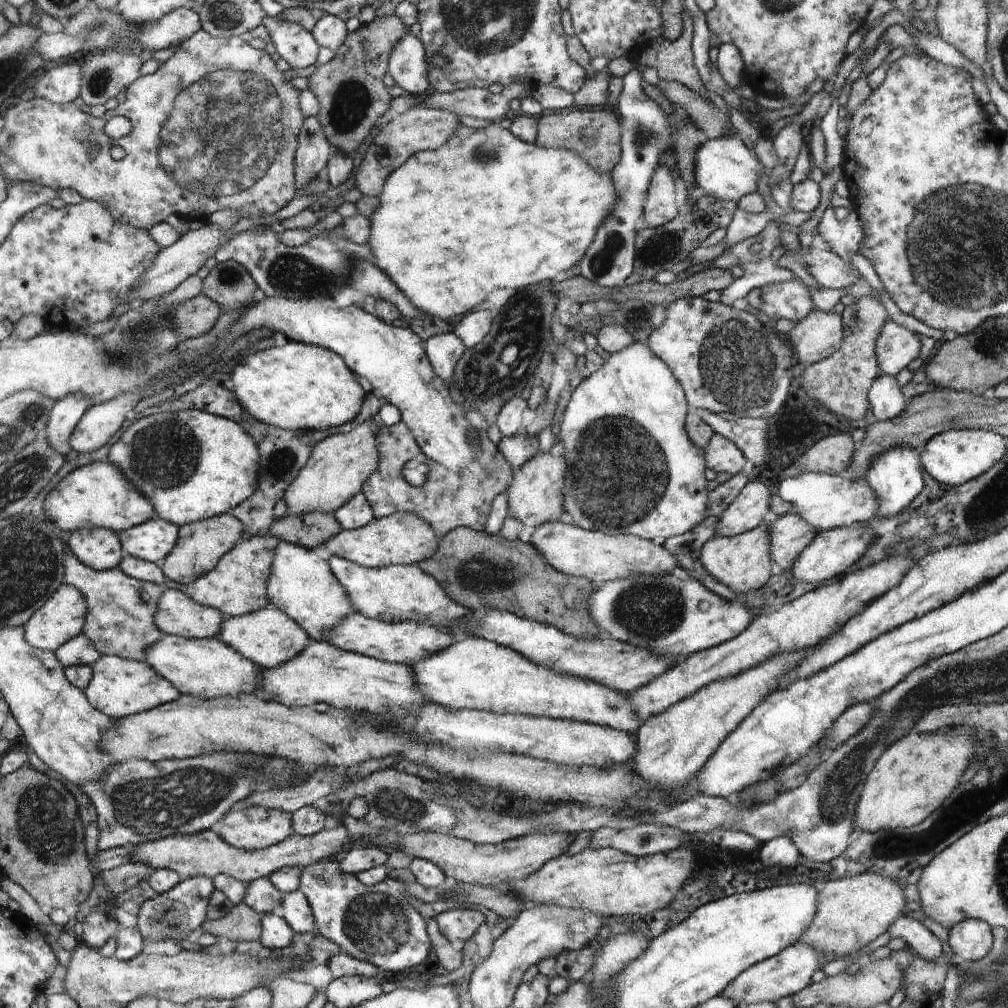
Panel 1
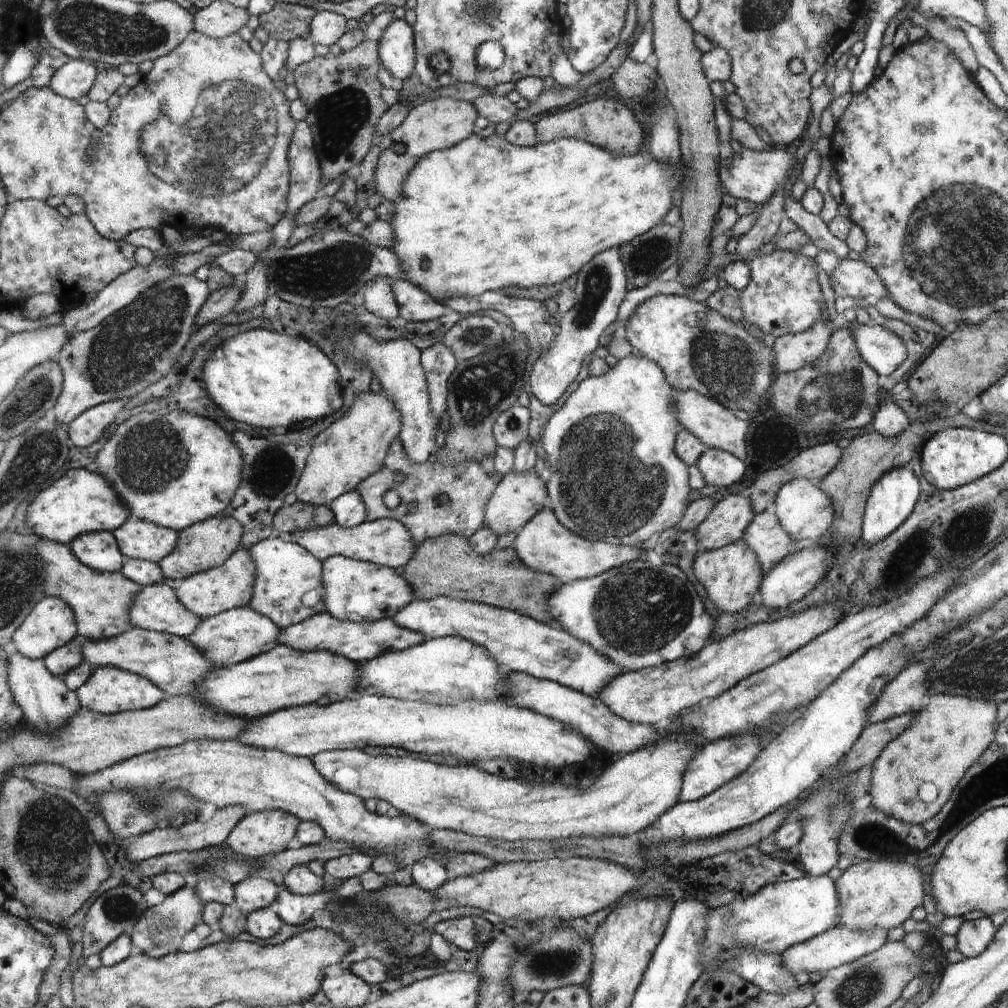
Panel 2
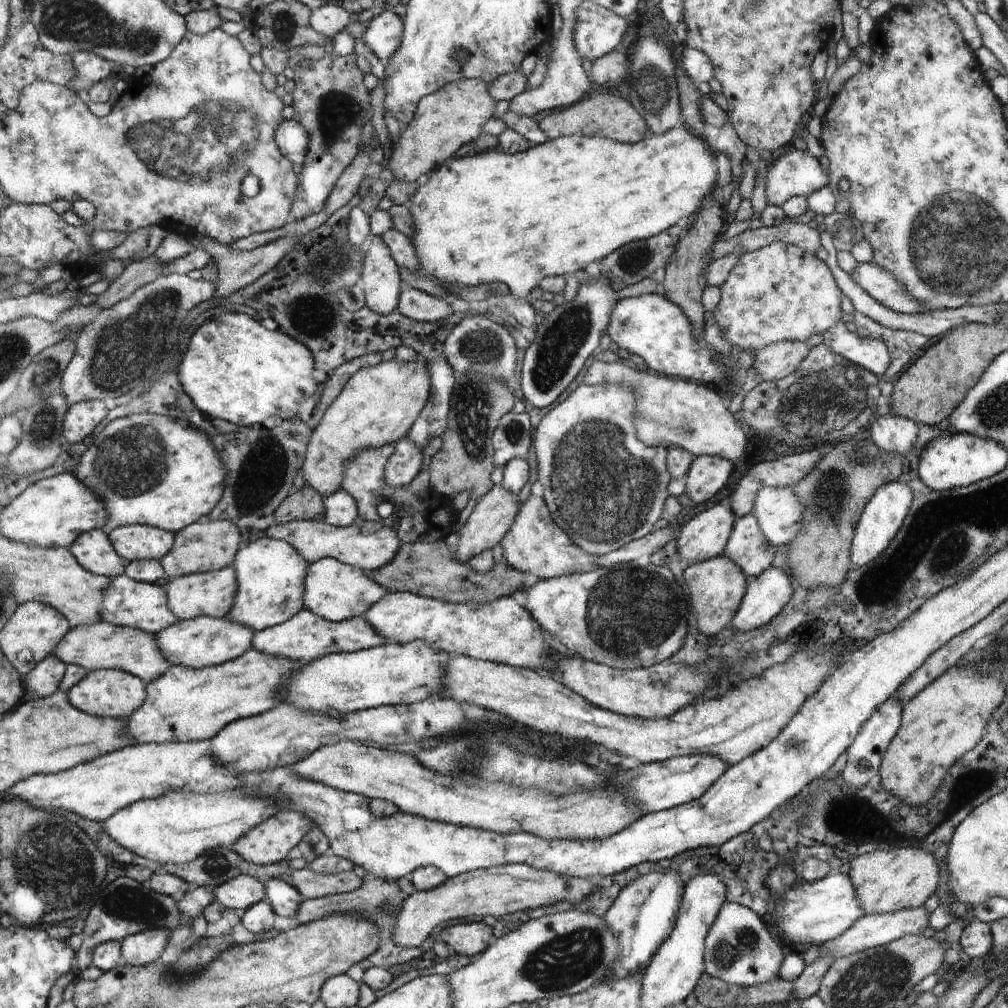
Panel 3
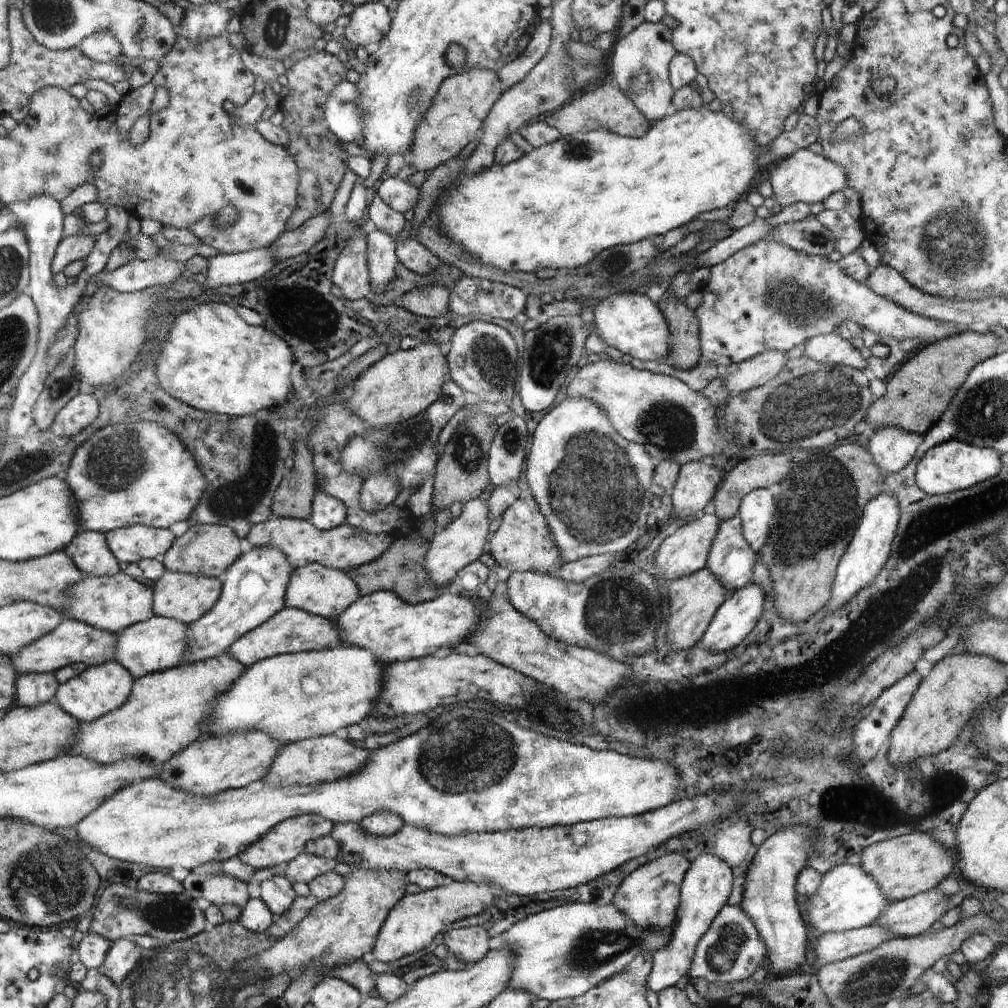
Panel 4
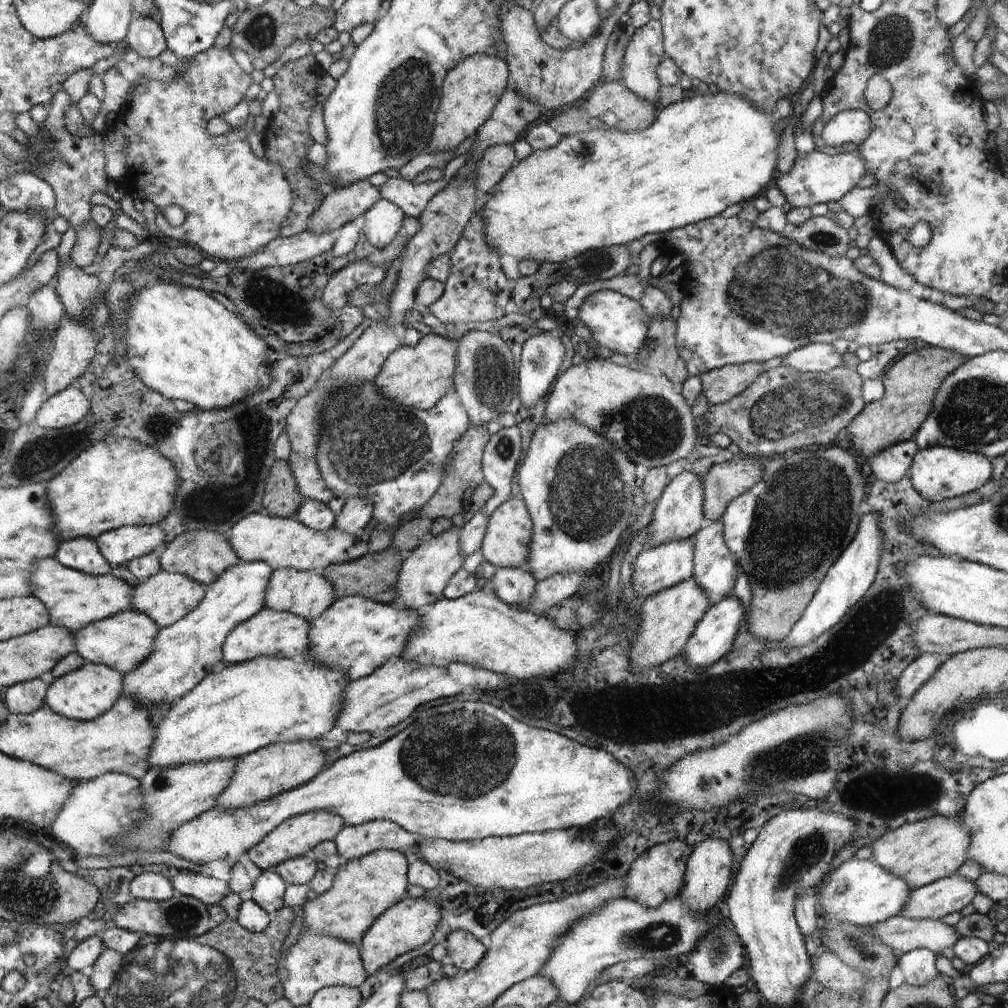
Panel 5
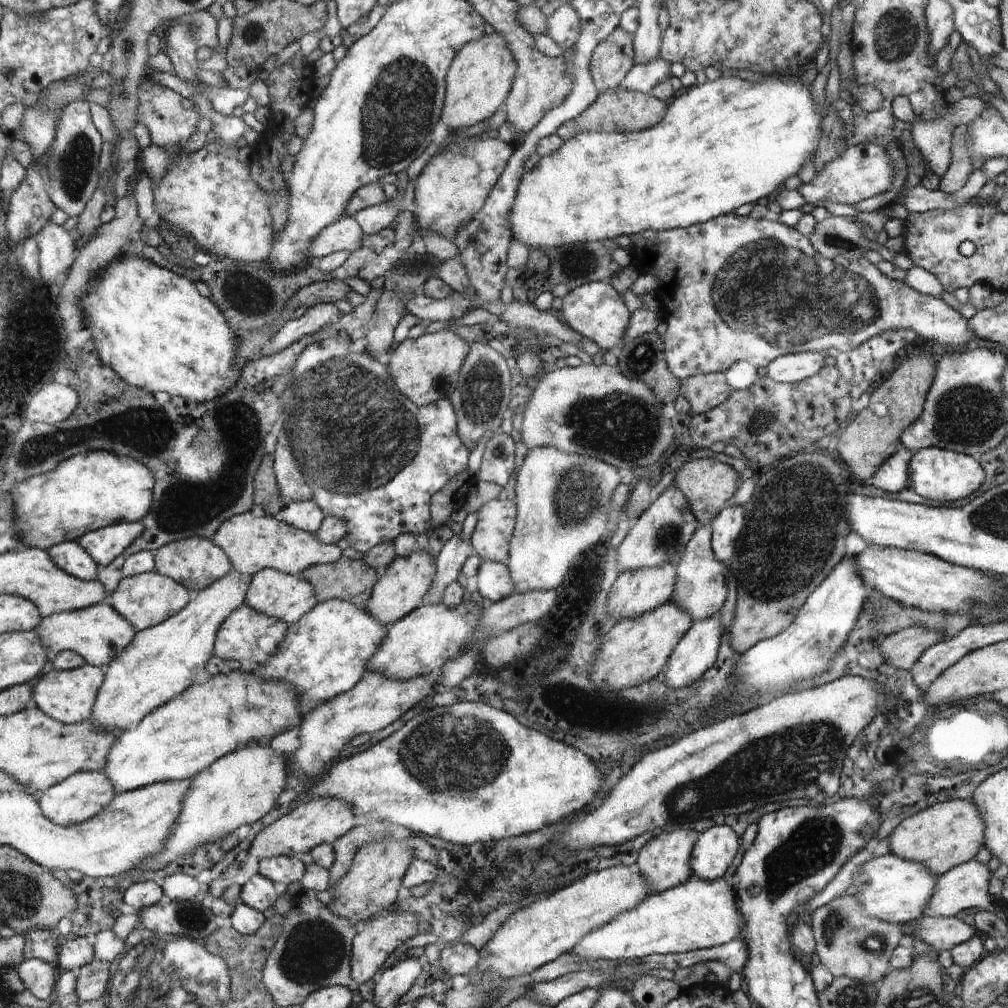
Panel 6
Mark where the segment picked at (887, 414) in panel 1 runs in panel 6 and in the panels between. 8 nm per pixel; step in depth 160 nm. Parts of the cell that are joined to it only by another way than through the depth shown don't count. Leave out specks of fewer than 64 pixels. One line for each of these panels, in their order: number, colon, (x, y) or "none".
2: (890, 421)
3: (895, 434)
4: (893, 448)
5: (891, 464)
6: (892, 476)

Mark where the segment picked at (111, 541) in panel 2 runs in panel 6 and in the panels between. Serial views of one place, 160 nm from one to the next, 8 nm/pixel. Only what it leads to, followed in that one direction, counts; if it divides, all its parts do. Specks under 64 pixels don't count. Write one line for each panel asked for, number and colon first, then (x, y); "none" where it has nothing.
3: (95, 550)
4: (91, 550)
5: (84, 554)
6: (72, 556)

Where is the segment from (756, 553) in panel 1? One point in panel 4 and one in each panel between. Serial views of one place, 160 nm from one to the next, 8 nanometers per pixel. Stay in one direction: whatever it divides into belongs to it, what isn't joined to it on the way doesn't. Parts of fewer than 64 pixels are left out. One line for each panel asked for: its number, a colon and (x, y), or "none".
2: (731, 576)
3: (718, 585)
4: (694, 599)

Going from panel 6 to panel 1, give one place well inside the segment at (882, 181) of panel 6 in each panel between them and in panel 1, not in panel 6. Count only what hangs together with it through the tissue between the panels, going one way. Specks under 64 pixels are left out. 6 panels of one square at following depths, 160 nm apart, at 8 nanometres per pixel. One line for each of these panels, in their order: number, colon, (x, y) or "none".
1: (724, 167)
2: (752, 175)
3: (793, 173)
4: (804, 176)
5: (817, 177)

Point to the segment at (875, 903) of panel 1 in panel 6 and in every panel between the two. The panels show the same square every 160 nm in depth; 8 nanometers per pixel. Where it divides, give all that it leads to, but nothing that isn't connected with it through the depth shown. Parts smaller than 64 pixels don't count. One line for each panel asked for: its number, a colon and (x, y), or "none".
2: (881, 894)
3: (897, 878)
4: (908, 865)
5: (922, 852)
6: (949, 833)

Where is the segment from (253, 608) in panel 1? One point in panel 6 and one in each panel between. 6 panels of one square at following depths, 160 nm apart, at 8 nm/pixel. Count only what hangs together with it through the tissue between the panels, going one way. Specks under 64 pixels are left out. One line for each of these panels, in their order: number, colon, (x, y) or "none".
2: (231, 585)
3: (212, 594)
4: (183, 596)
5: (167, 597)
6: (147, 599)

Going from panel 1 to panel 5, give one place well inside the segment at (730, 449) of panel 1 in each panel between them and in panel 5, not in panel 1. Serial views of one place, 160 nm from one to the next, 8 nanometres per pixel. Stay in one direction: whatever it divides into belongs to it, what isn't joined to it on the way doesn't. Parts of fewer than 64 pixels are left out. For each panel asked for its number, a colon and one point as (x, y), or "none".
2: (718, 468)
3: (707, 474)
4: (696, 483)
5: (679, 511)

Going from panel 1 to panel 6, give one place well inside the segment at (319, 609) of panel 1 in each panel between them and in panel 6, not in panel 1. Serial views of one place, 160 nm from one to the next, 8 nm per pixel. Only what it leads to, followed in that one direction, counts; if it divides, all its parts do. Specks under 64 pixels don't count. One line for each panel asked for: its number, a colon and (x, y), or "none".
2: (286, 570)
3: (271, 573)
4: (255, 587)
5: (186, 652)
6: (164, 661)

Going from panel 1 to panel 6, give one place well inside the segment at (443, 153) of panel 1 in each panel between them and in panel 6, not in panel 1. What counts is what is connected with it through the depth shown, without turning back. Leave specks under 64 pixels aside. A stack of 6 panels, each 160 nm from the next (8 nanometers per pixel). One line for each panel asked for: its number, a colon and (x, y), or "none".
2: (474, 218)
3: (490, 216)
4: (563, 203)
5: (597, 188)
6: (722, 144)

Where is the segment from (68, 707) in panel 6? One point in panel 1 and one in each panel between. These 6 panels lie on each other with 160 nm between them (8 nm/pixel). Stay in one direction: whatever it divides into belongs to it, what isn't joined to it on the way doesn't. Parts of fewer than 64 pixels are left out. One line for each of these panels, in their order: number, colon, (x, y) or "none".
1: (122, 687)
2: (111, 691)
3: (116, 693)
4: (100, 690)
5: (84, 695)

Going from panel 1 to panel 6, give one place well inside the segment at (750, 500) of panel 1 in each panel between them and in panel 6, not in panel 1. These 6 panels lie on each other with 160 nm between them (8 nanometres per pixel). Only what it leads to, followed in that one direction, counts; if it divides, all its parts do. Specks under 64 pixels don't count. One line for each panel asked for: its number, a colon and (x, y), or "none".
2: (728, 520)
3: (706, 535)
4: (686, 551)
5: (655, 569)
6: (635, 592)

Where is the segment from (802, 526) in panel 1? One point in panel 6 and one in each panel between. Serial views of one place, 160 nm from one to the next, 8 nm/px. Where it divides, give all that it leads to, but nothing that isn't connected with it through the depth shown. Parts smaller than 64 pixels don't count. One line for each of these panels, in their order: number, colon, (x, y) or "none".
2: (765, 536)
3: (748, 546)
4: (732, 558)
5: (715, 570)
6: (701, 587)

